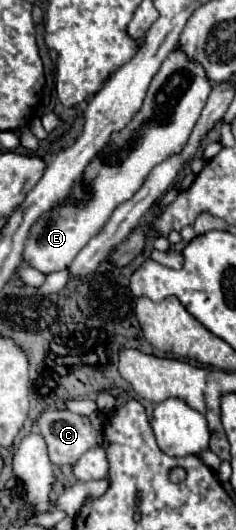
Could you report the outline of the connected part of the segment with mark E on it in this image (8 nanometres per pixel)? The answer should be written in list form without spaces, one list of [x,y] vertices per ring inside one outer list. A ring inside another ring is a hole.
[[[172,51],[164,59],[160,71],[154,75],[144,105],[136,113],[132,123],[128,123],[124,131],[112,135],[110,145],[88,165],[82,179],[72,187],[68,199],[58,203],[52,211],[48,211],[48,215],[42,215],[32,225],[24,245],[24,261],[42,273],[66,269],[78,255],[78,251],[108,221],[112,211],[140,189],[150,169],[182,149],[200,117],[210,91],[212,83],[206,79],[204,69],[198,63],[188,61],[182,51]],[[84,181],[92,185],[92,197],[88,203],[78,203],[74,207],[74,199],[80,201],[84,197]]]

